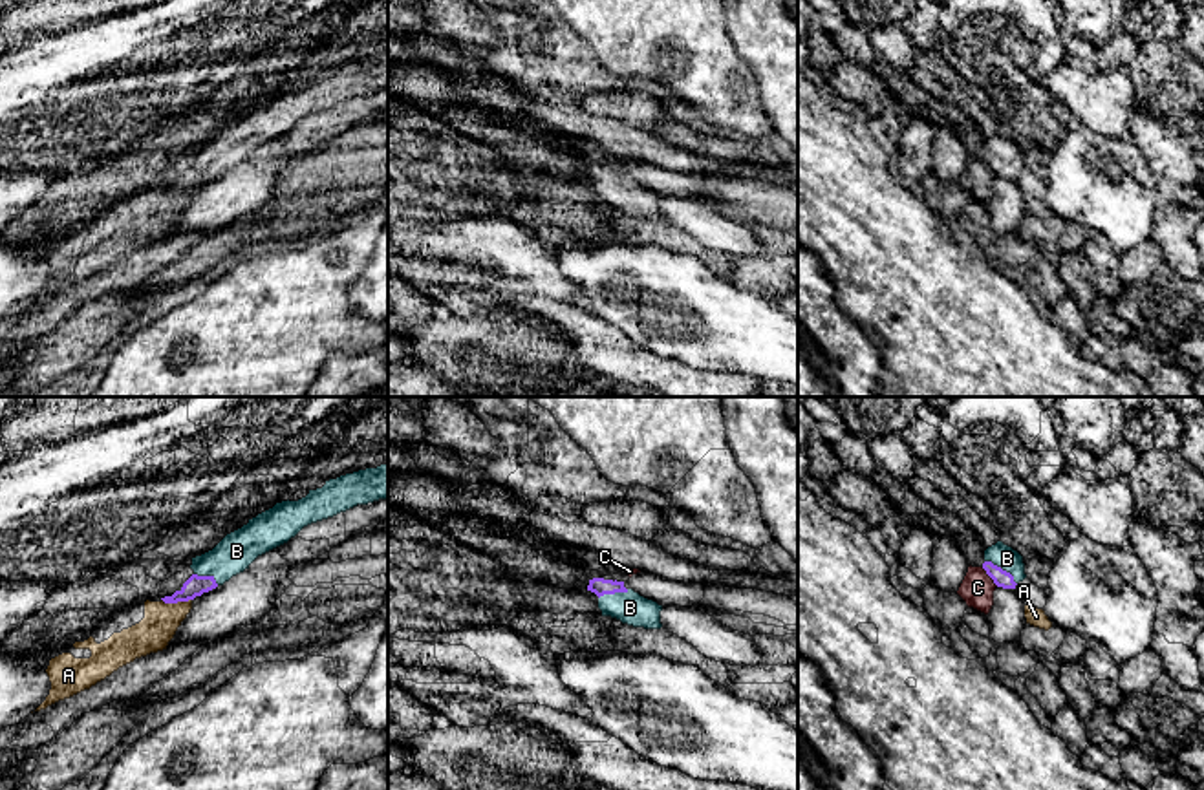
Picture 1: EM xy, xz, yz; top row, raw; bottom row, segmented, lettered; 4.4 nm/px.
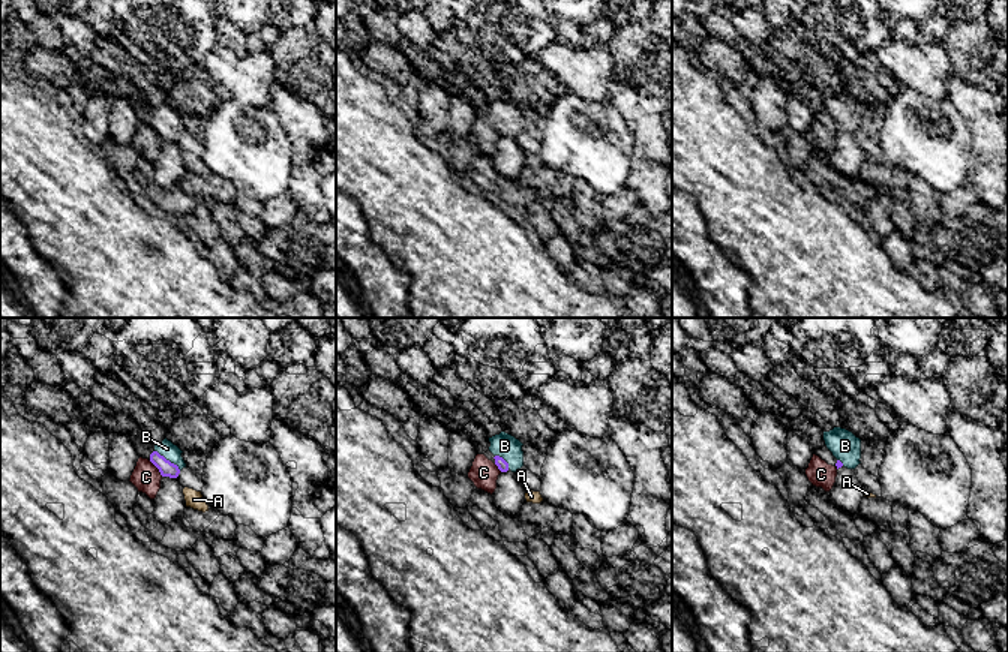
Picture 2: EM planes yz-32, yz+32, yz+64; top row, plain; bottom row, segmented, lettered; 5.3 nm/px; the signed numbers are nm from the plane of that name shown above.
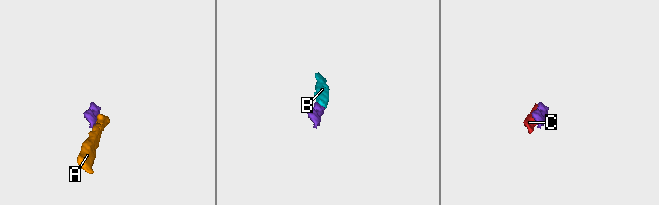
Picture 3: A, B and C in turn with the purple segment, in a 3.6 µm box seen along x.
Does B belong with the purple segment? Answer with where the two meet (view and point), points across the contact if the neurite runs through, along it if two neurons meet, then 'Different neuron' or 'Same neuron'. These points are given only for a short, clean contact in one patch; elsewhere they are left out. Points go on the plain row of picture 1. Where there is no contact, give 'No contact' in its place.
Touches purple at yz (1001, 160). Path across: yz (1001, 169), (1001, 160), (1007, 149). Same neuron

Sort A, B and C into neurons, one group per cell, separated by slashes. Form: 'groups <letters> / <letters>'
groups A / B / C

